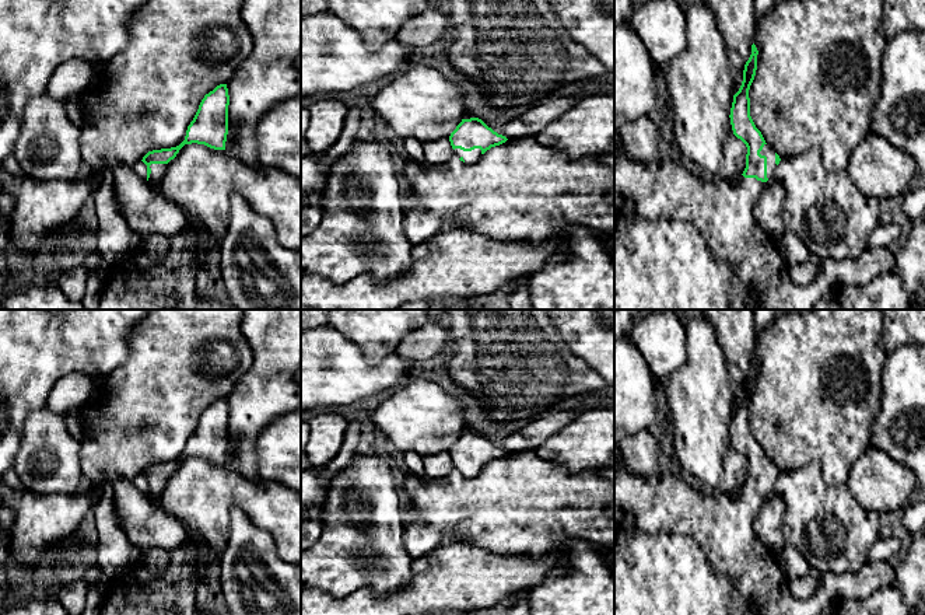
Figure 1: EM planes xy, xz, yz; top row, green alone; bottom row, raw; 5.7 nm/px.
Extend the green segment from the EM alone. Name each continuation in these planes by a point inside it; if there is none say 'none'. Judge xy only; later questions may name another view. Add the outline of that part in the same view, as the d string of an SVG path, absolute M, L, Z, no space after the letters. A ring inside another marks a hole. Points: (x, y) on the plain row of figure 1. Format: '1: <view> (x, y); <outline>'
1: xy (157, 484); M151 478L151 488L148 492L148 497L155 503L155 500L160 497L162 493L165 485L167 485L168 478Z

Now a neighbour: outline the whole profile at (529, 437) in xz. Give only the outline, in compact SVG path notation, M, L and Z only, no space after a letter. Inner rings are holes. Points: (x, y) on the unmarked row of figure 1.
M571 410L547 412L505 437L504 450L507 452L536 451L550 436L574 422L575 417L577 413Z

